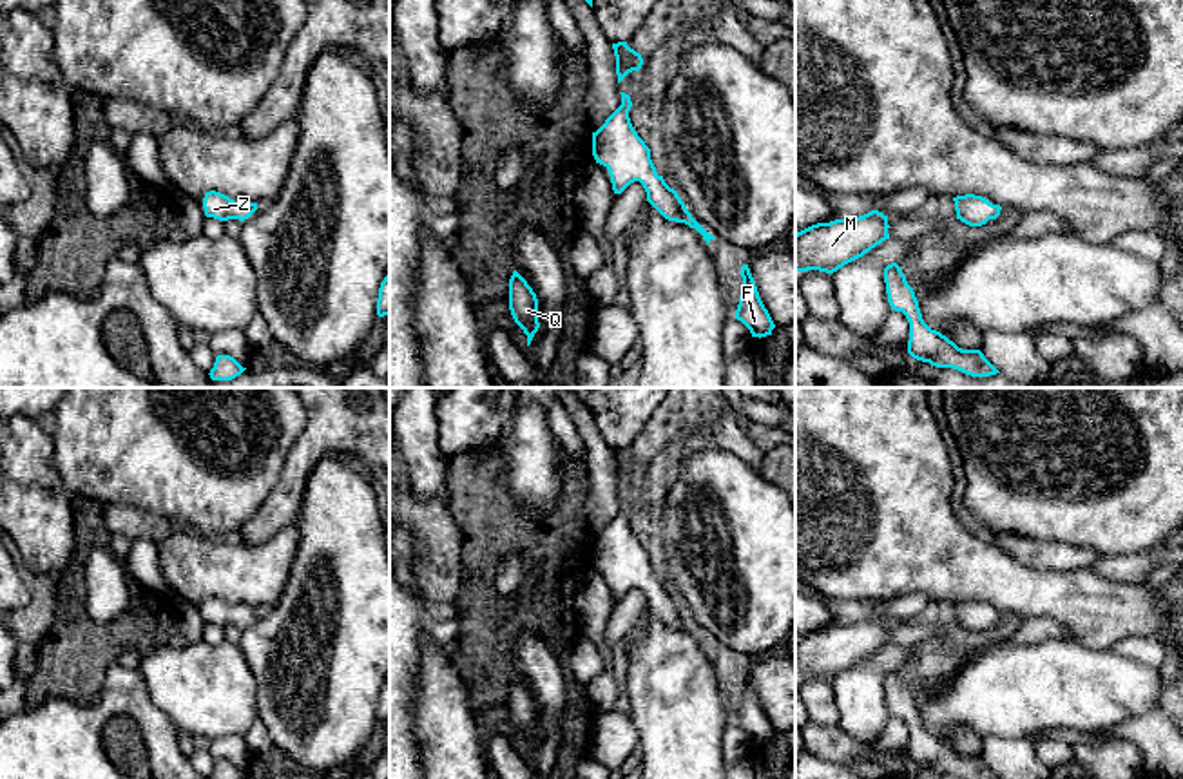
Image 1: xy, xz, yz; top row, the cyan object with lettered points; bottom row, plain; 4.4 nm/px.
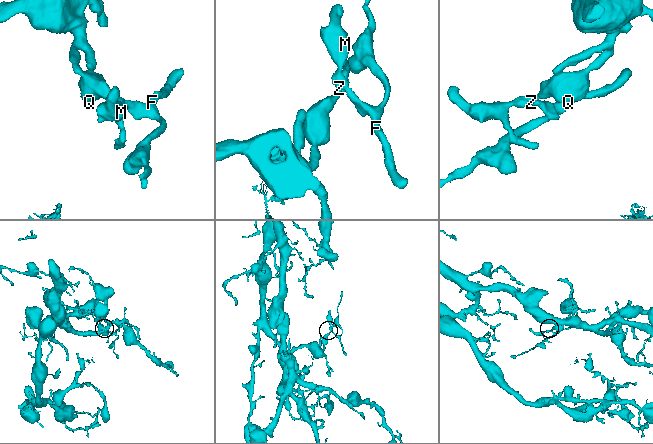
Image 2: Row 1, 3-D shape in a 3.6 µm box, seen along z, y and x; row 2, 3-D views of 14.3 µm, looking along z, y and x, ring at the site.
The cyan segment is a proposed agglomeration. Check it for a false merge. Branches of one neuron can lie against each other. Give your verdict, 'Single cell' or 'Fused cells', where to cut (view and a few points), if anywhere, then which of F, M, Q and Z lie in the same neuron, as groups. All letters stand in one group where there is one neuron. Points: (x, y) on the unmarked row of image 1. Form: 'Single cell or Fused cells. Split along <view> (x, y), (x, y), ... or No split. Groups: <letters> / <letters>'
Single cell. No split. Groups: F M Q Z

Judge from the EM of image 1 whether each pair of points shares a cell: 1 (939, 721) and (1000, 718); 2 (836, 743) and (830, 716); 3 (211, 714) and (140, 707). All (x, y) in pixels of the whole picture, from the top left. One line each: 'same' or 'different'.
1: same
2: different
3: different

